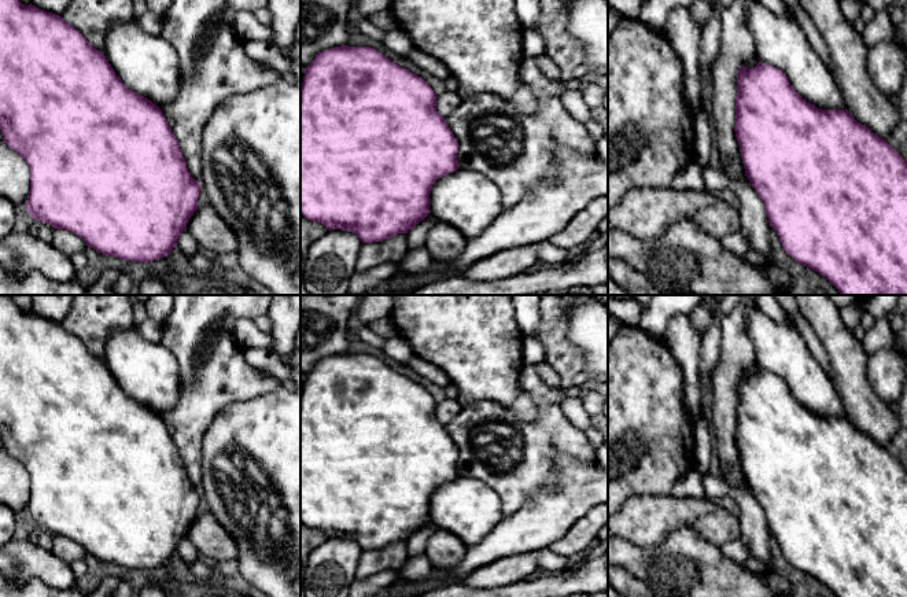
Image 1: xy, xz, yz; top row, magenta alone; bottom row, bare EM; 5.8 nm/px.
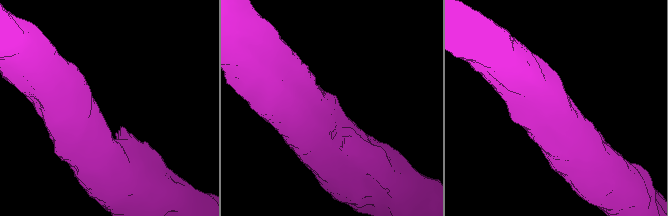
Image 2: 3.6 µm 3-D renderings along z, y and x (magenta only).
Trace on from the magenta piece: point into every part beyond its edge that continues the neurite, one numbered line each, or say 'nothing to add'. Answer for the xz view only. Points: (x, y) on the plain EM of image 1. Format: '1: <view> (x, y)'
1: xz (468, 508)

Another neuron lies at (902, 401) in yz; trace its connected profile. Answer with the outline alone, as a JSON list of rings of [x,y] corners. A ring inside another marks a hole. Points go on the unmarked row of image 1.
[[[906,364],[906,377],[904,377],[904,383],[903,383],[903,391],[902,391],[897,402],[900,406],[900,410],[897,413],[899,425],[903,427],[904,430],[907,430],[907,364]]]

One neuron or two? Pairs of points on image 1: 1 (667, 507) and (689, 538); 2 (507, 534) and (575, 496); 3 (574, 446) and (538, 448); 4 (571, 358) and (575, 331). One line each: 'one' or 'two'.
1: two
2: one
3: one
4: two

